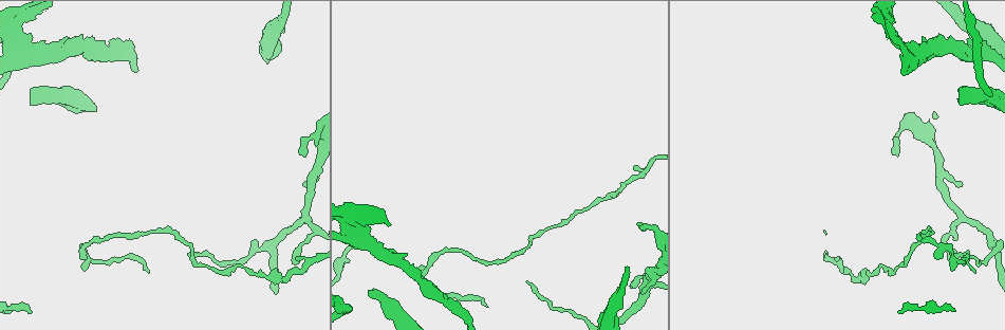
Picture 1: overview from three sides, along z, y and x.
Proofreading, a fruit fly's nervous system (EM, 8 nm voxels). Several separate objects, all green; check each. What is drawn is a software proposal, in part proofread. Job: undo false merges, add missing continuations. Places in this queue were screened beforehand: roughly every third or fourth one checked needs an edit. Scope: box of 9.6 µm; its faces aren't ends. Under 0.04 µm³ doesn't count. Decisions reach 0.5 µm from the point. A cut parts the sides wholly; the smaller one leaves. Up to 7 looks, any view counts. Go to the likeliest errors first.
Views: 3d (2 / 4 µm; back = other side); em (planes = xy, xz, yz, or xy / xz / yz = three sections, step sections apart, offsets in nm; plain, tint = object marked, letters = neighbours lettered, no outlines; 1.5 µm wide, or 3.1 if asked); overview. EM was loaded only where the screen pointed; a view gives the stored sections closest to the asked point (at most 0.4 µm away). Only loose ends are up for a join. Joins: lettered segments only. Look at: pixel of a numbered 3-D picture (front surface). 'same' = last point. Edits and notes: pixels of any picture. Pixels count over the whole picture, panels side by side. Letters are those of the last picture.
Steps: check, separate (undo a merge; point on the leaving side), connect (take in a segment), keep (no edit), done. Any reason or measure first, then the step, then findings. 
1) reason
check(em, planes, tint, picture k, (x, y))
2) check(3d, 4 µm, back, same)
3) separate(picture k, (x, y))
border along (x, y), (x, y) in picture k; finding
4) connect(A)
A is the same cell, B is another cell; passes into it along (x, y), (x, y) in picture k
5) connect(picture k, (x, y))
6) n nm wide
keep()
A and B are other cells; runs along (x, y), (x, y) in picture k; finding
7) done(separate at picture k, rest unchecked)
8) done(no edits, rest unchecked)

stops while still wide
check(em, planes, letters, picture 1, (368, 292))

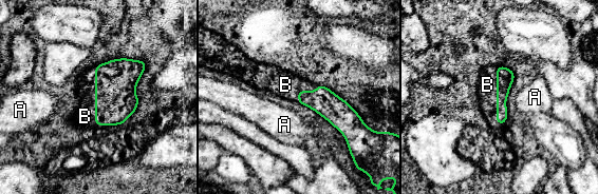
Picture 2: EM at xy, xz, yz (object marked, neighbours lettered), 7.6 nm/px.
connect(B)
B is the same cell, A is another cell; passes into it along (115, 81), (95, 107), (85, 116) in picture 2; it goes on there

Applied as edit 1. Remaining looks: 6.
see it whole again
check(overview)

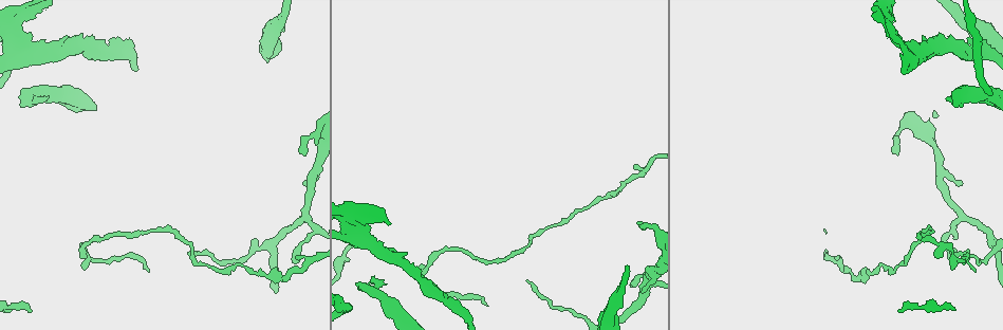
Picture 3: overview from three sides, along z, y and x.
tapers out
check(3d, 4 µm, picture 3, (189, 252))

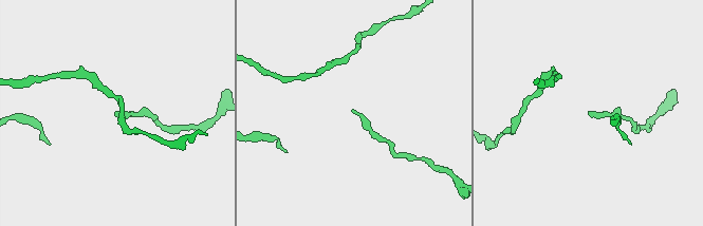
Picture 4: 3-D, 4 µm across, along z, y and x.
now the EM
check(em, planes, letters, picture 4, (352, 112))

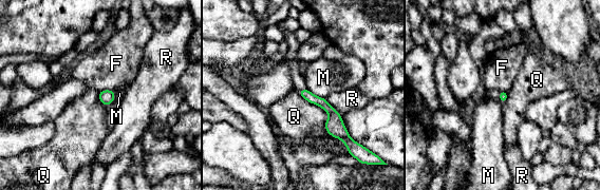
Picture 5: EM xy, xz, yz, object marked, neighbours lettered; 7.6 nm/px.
Q touches over 360 nm
connect(F)
F is the same cell, M, Q and R are other cells; it goes on there

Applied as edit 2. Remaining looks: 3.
done(connect at picture 2, connect at picture 5, rest unchecked)

